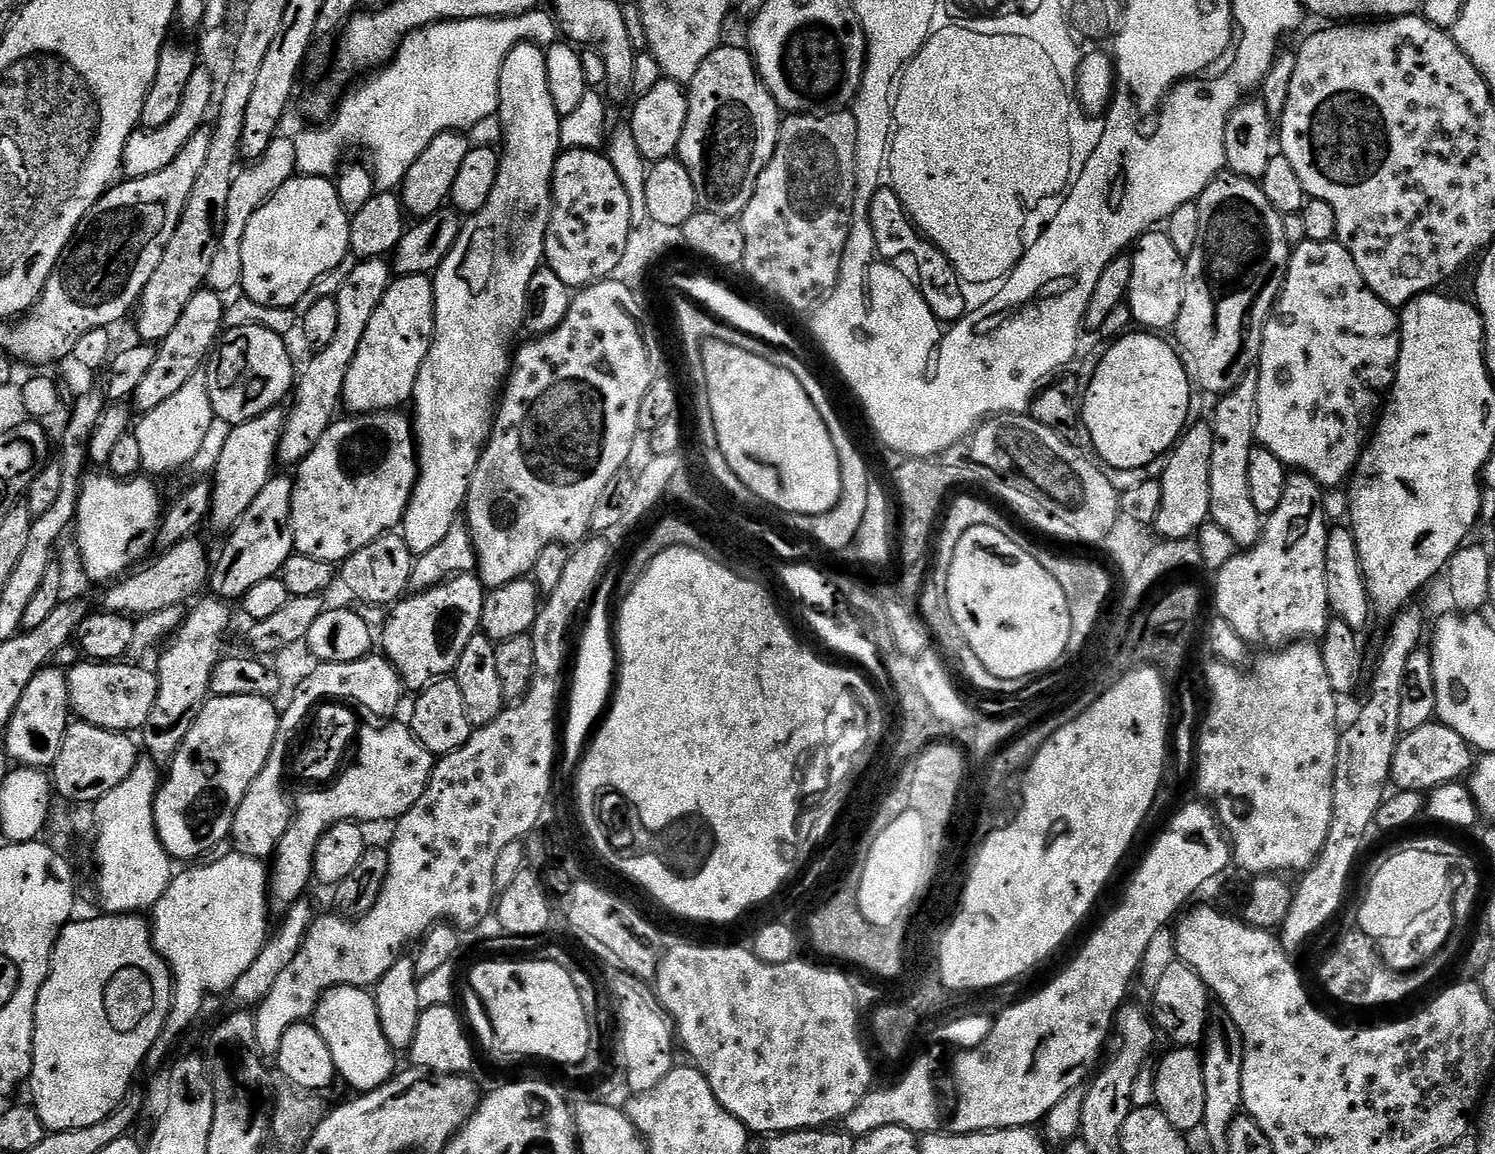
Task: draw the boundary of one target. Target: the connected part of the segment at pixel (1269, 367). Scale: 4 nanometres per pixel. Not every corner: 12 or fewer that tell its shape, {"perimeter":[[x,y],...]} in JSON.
{"perimeter":[[1339,240],[1291,249],[1256,438],[1351,477],[1396,380],[1397,309]]}

